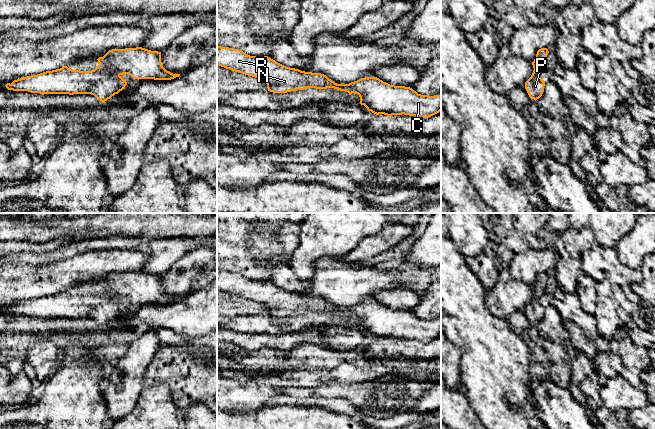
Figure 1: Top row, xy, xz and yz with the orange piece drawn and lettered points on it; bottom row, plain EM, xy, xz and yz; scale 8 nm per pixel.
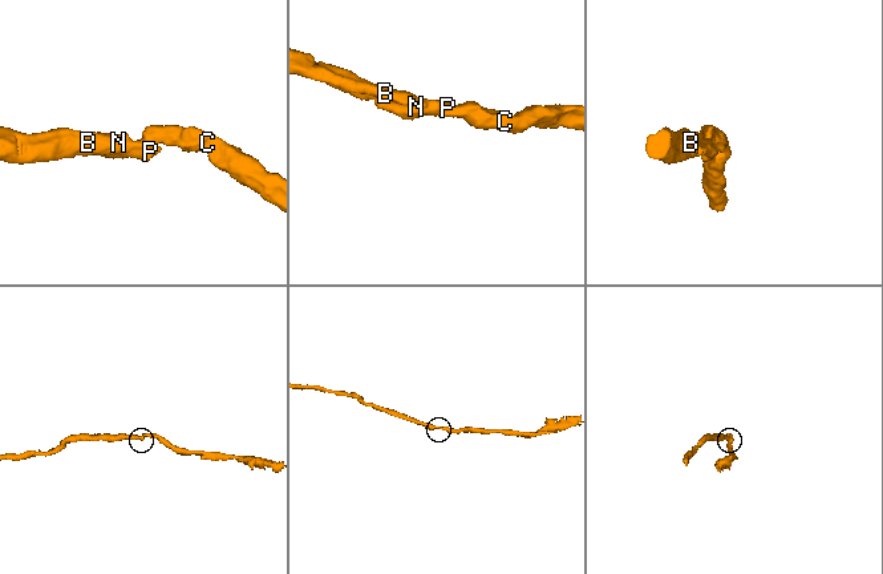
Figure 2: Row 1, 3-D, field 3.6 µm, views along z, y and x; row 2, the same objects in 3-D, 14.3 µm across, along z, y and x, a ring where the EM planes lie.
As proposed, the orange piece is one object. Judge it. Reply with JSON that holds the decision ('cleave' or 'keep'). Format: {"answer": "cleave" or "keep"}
{"answer": "keep"}

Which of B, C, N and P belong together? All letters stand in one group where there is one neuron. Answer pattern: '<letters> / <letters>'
B C N P

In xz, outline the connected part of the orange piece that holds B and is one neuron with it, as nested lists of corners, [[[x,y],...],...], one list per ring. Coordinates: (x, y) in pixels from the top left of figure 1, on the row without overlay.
[[[217,269],[217,289],[264,304],[268,315],[287,317],[305,312],[334,312],[356,317],[368,335],[388,341],[409,339],[429,342],[441,335],[441,319],[421,319],[410,311],[395,310],[377,301],[365,301],[349,308],[337,308],[321,297],[286,291],[268,280],[256,281],[242,274]]]

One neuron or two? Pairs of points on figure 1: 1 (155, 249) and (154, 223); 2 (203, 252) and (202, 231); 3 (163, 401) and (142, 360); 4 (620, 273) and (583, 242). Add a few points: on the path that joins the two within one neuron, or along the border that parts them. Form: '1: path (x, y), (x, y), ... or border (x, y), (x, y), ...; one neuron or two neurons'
1: border (178, 237), (155, 239), (147, 250); two neurons
2: border (206, 243), (197, 245); two neurons
3: border (144, 385), (134, 406); two neurons
4: path (610, 268), (601, 263), (590, 252); one neuron

